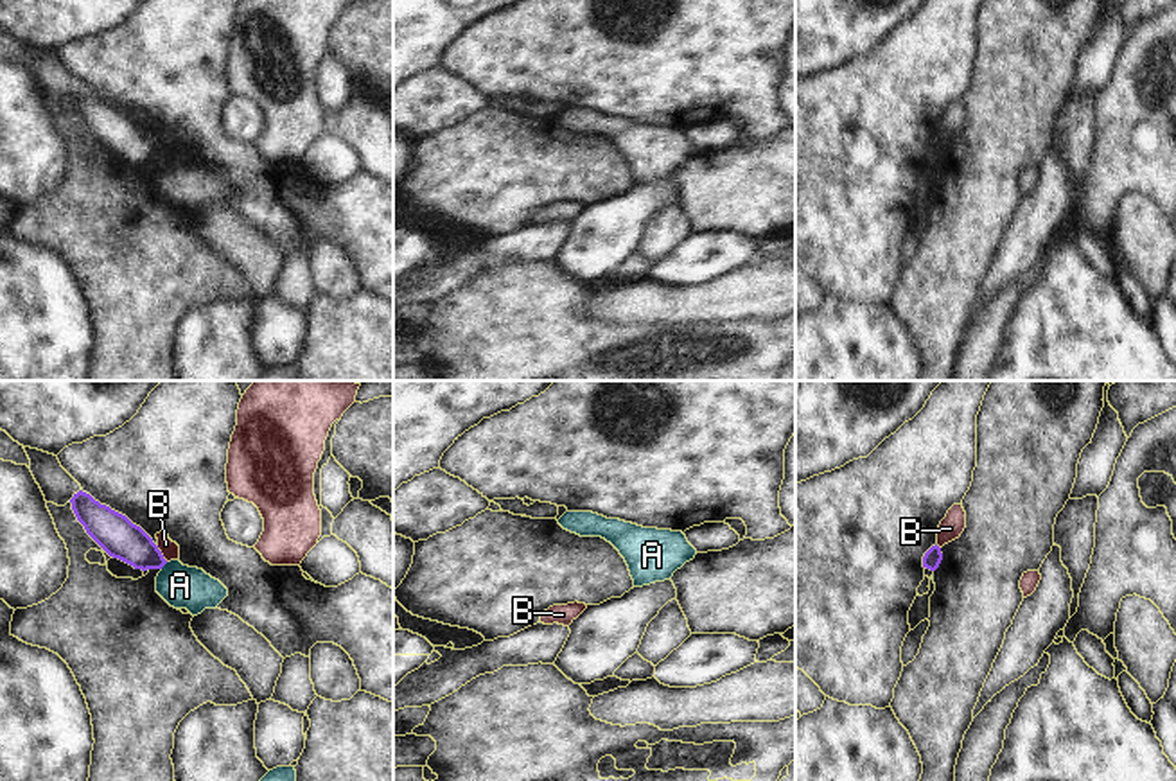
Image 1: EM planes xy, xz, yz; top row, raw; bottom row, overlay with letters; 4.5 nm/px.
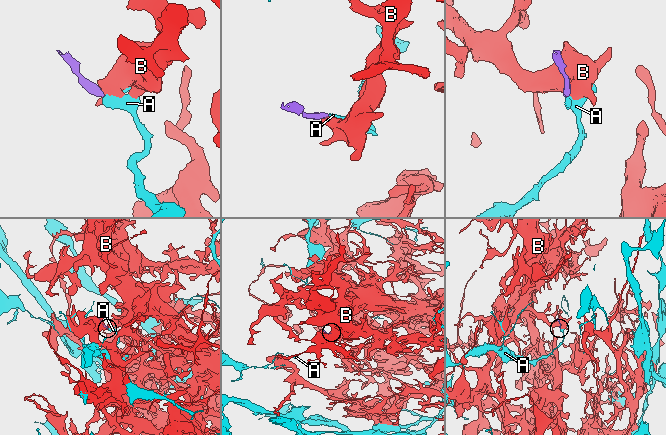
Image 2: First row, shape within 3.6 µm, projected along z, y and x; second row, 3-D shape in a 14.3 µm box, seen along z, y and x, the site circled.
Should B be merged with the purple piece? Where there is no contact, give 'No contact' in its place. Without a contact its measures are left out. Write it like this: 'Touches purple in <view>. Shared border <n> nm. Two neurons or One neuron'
Touches purple in xy. Shared border 100 nm. Two neurons.

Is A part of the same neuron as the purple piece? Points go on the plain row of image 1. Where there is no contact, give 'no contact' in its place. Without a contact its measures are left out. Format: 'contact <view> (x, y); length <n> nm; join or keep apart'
contact xy (164, 162); length 50 nm; keep apart

